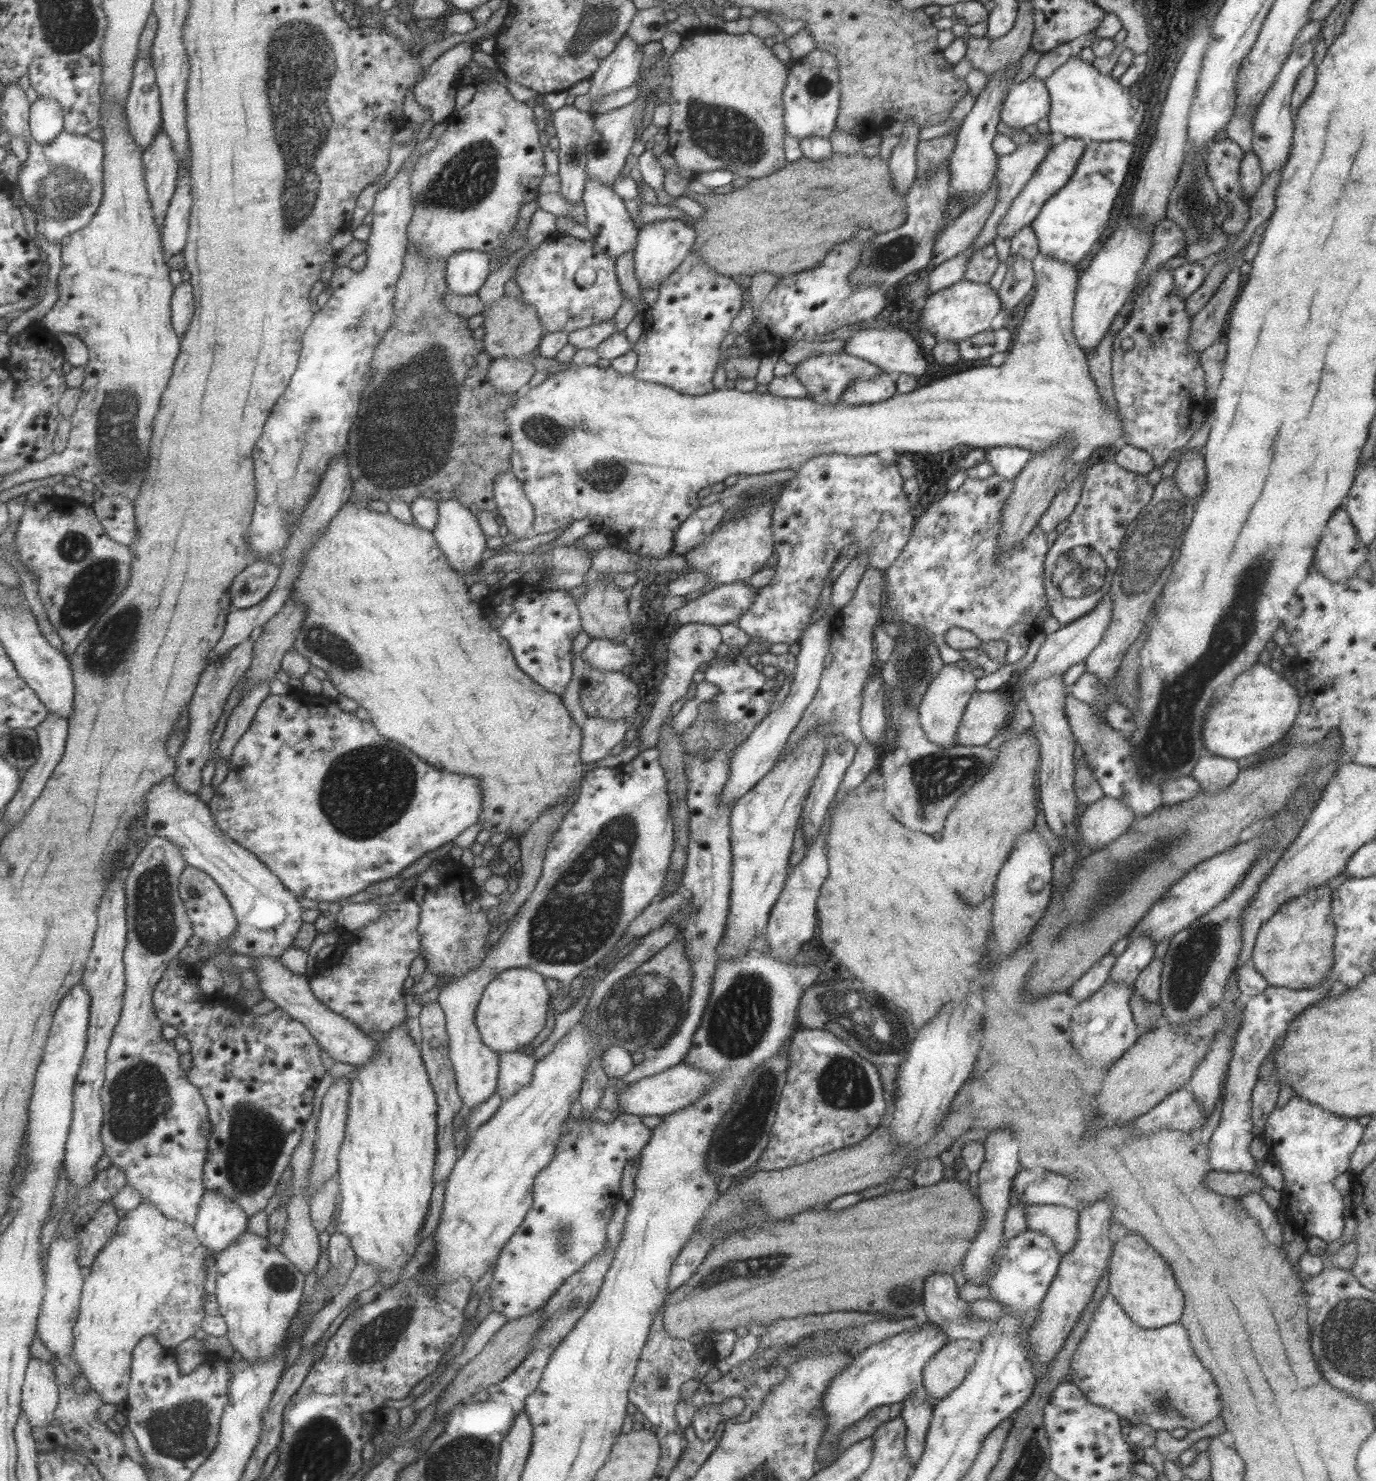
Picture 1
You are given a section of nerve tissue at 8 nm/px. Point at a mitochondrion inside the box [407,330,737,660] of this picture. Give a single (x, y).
(542, 430)

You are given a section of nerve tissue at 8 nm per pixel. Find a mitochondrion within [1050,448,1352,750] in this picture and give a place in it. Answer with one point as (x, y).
(1148, 556)

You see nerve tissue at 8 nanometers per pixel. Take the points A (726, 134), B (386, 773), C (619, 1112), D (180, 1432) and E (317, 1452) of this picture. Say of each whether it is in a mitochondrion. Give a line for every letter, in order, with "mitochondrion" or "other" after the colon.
A: mitochondrion
B: mitochondrion
C: other
D: mitochondrion
E: mitochondrion

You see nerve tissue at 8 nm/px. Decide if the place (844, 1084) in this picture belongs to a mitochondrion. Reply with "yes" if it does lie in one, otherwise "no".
yes

